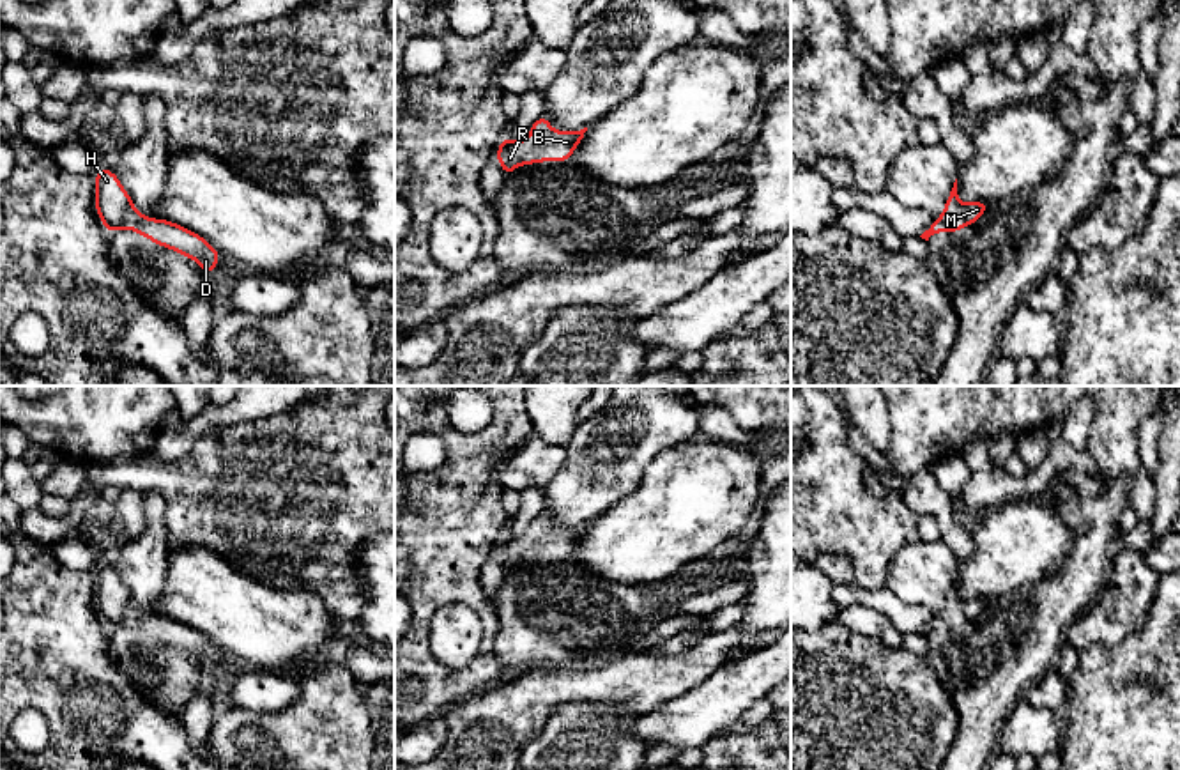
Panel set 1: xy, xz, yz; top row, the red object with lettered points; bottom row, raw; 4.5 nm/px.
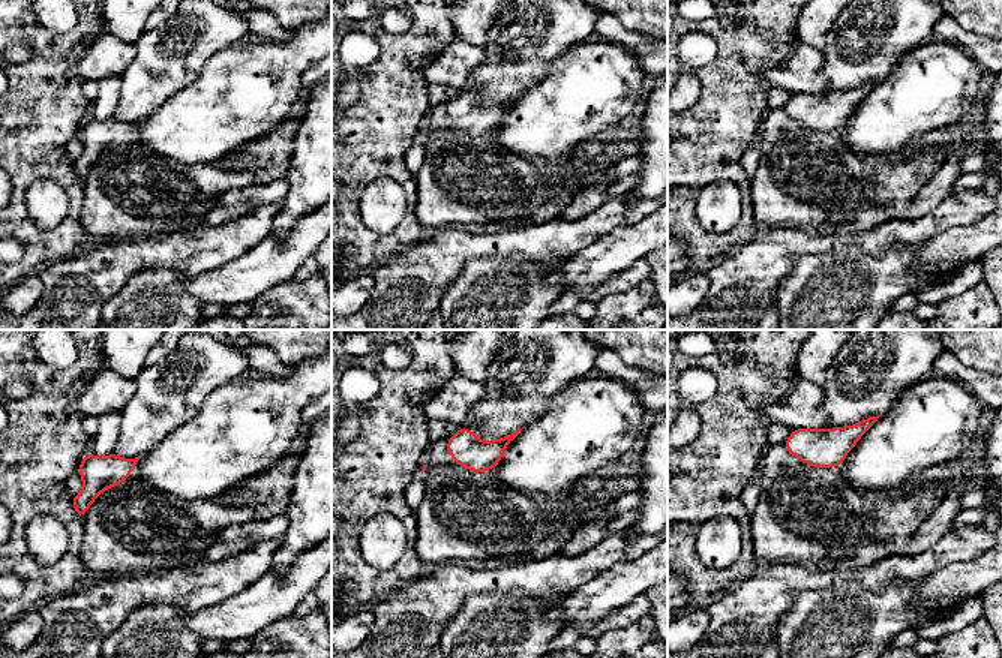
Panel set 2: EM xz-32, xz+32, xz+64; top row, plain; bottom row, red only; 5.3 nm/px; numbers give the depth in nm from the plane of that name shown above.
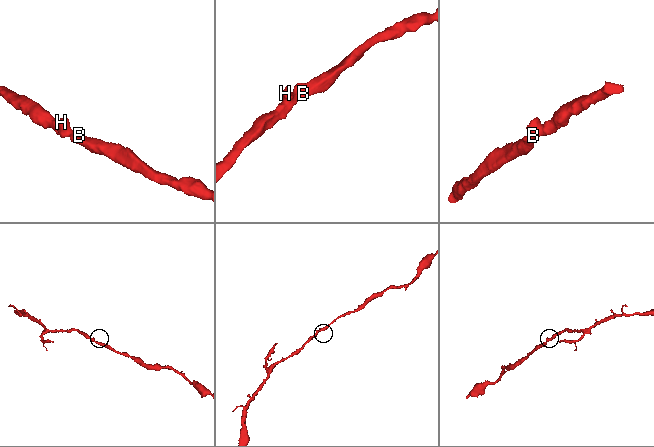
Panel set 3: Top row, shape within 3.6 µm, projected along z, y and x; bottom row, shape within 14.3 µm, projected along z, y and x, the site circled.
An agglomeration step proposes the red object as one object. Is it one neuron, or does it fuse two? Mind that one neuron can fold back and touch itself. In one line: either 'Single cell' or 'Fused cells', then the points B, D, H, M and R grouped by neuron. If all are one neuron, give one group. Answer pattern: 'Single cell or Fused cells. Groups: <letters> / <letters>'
Single cell. Groups: B D H M R

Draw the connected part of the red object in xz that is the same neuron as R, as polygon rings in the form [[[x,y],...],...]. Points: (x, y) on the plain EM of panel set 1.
[[[547,512],[534,517],[525,536],[504,535],[497,545],[495,556],[508,574],[517,563],[545,559],[548,556],[568,558],[582,538],[587,524],[580,527],[556,527]]]

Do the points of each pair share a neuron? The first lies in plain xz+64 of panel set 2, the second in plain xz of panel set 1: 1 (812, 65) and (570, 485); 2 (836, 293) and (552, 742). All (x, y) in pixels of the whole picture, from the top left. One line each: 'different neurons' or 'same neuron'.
1: different neurons
2: same neuron

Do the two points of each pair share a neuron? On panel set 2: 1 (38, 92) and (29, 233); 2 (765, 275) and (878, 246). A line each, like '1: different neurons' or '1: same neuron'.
1: same neuron
2: same neuron

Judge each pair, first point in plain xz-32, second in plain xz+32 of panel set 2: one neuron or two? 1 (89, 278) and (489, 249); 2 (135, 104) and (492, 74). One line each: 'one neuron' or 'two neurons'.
1: one neuron
2: one neuron

